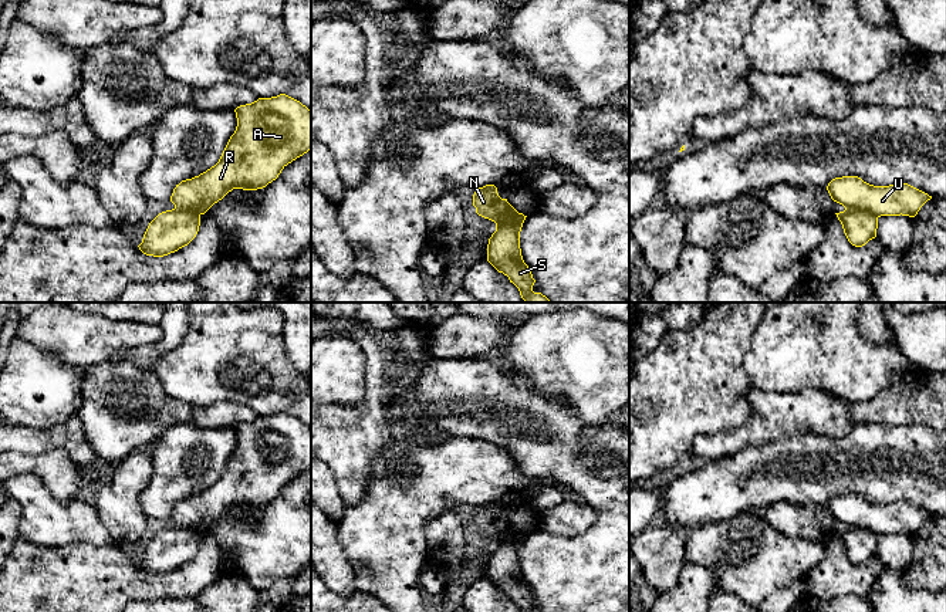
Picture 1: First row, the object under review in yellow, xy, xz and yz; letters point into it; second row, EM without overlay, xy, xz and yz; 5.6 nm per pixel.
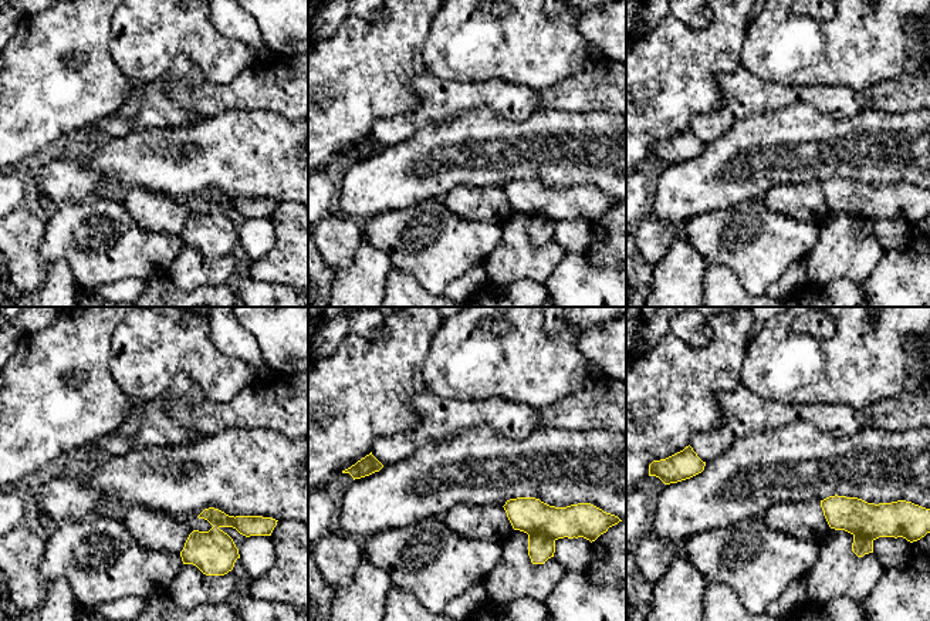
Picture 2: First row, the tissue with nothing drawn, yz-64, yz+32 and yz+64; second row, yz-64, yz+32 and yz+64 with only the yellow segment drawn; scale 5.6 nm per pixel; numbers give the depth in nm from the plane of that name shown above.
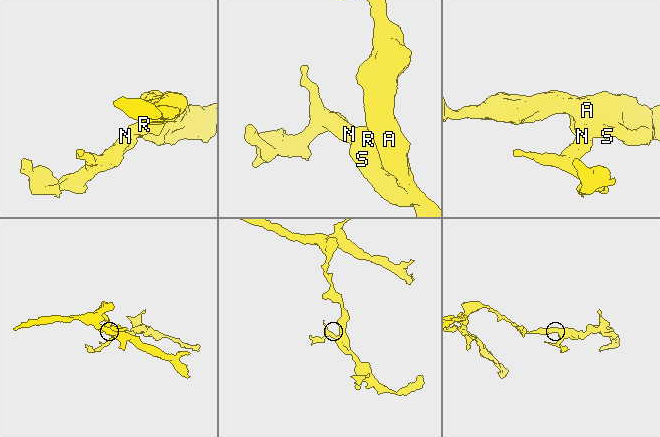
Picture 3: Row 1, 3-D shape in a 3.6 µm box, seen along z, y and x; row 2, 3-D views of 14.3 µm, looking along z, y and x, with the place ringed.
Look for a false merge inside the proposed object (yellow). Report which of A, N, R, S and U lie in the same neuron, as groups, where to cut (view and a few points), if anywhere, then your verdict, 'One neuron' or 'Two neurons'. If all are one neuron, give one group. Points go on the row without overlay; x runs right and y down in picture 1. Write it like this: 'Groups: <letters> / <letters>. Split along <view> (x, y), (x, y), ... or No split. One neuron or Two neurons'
Groups: A R S U / N. Split along yz (845, 526), (867, 528), (877, 536). Two neurons

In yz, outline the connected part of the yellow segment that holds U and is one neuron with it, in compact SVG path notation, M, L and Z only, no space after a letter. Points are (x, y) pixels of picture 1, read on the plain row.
M858 494L832 497L827 508L831 517L845 527L866 528L876 535L915 535L920 525L932 517L928 511L908 503L874 504Z

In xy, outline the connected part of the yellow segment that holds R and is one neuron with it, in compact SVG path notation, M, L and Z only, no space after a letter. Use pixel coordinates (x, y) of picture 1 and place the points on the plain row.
M280 412L234 427L237 444L219 480L173 507L175 527L205 532L233 507L257 508L311 469L311 427Z

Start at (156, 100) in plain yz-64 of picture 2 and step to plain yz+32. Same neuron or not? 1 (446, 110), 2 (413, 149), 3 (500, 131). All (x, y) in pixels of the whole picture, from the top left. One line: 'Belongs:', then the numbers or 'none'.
Belongs: 1

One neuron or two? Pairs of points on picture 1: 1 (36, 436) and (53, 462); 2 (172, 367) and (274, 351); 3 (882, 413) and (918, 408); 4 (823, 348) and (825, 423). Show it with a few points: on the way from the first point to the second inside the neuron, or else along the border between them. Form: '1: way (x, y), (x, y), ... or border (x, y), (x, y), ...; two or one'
1: border (14, 450), (41, 453), (63, 449), (77, 463); two
2: way (198, 367), (208, 367), (226, 355), (249, 351); one
3: way (891, 408), (909, 408); one
4: border (791, 392), (821, 389), (847, 402); two

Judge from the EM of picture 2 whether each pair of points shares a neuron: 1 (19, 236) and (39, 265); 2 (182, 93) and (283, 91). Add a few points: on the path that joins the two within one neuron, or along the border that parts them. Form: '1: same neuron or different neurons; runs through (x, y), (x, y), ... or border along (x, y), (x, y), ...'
1: same neuron; runs through (20, 243), (31, 257)
2: same neuron; runs through (208, 93), (257, 91)

